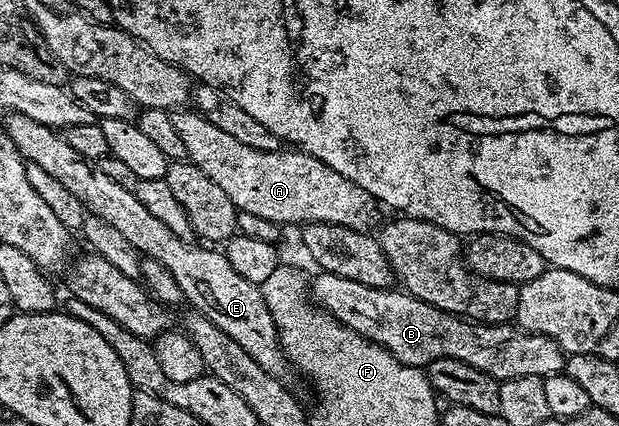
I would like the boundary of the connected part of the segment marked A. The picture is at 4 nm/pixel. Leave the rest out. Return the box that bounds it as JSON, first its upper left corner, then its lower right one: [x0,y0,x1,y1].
[170,110,380,232]

